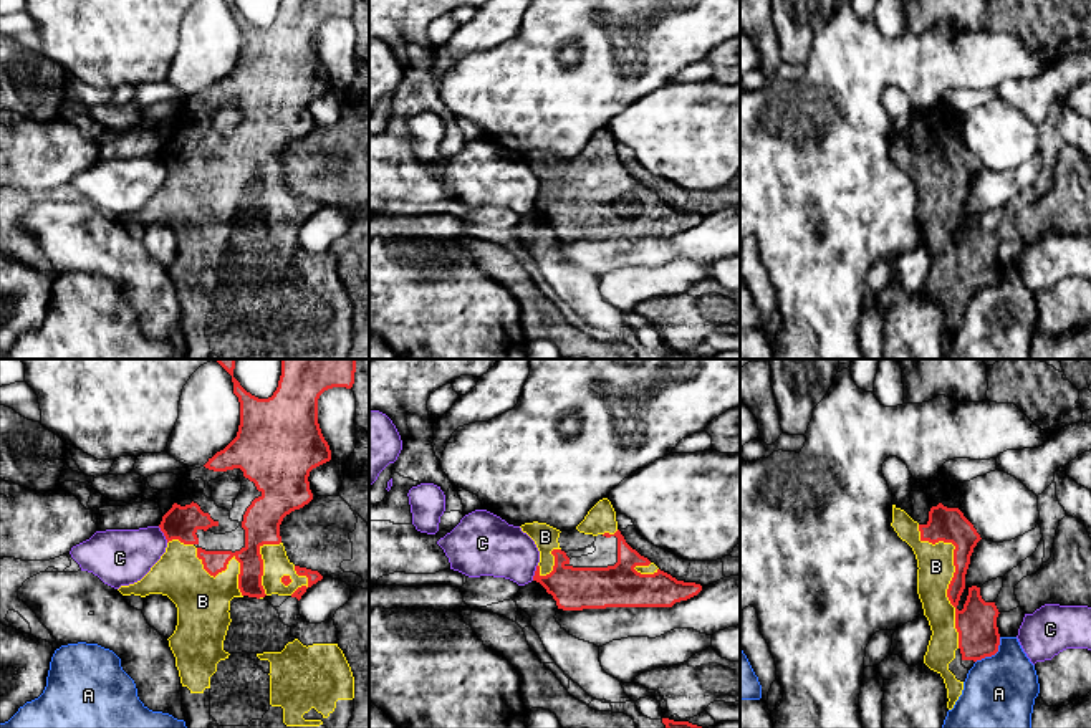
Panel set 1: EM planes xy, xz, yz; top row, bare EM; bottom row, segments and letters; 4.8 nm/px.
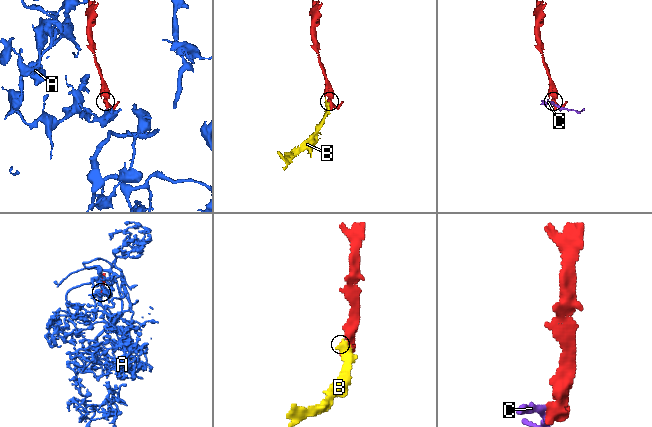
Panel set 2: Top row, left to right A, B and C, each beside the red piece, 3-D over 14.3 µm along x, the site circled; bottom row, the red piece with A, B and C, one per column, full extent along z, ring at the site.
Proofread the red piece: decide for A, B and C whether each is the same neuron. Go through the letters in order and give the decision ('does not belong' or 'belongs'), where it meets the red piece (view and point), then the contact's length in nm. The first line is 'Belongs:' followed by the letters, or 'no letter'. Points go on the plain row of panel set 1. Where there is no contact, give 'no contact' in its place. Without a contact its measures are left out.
Belongs: B
A: does not belong; contact yz (992, 283); length 180 nm
B: belongs; contact yz (954, 204); length 650 nm
C: does not belong; contact xy (164, 164); length 90 nm

